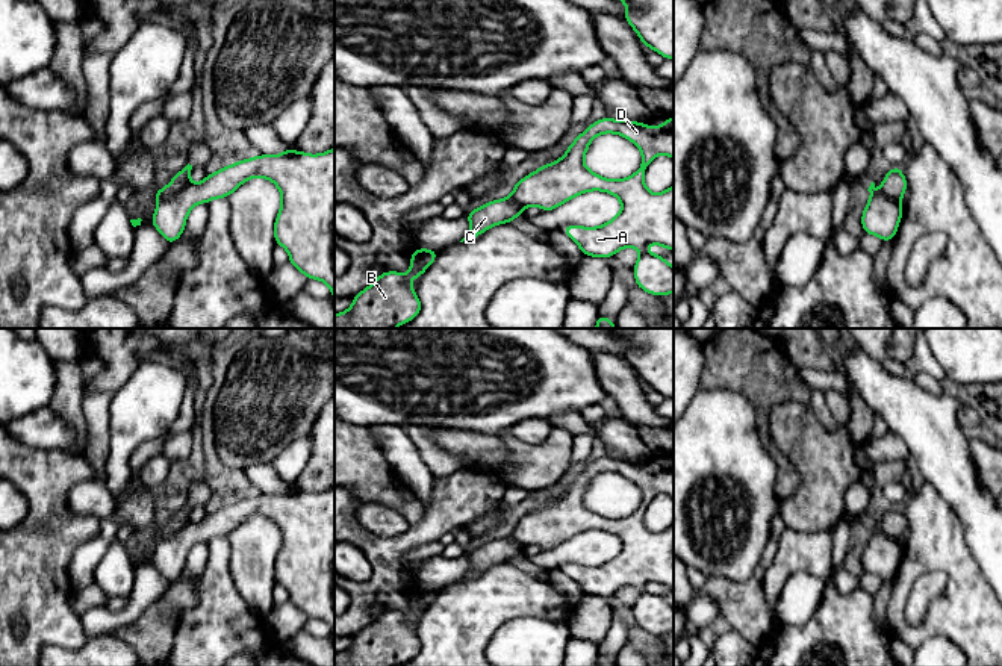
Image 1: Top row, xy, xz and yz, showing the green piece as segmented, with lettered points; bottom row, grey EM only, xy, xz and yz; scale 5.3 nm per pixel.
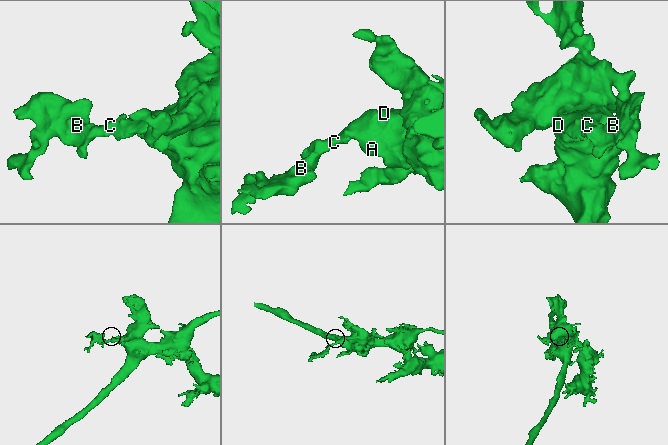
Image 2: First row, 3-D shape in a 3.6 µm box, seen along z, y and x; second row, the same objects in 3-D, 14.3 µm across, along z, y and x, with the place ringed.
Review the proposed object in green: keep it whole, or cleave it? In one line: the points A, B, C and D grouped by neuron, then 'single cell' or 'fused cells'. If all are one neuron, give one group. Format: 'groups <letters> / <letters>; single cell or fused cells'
groups A D / B C; fused cells

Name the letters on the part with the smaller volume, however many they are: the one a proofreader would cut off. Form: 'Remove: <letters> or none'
Remove: B, C

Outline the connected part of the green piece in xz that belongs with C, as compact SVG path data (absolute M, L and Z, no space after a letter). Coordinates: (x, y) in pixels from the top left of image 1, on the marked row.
M510 198L487 201L477 210L469 210L465 213L471 223L471 229L460 242L475 239L484 230L496 224L512 223L522 213L524 207Z

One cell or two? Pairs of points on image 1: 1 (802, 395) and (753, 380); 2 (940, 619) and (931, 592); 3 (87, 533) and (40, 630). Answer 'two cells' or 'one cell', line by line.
1: one cell
2: two cells
3: one cell

